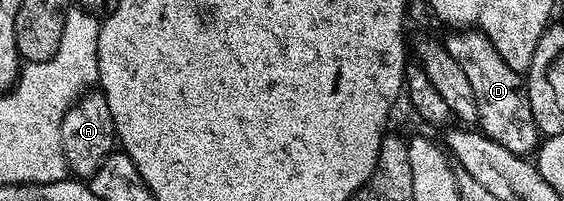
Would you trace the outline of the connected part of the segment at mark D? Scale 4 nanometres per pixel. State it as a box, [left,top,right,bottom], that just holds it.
[444,30,539,157]

